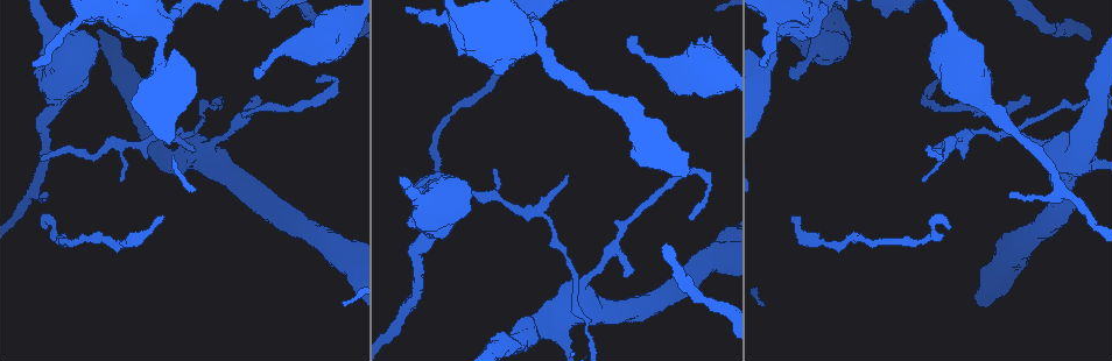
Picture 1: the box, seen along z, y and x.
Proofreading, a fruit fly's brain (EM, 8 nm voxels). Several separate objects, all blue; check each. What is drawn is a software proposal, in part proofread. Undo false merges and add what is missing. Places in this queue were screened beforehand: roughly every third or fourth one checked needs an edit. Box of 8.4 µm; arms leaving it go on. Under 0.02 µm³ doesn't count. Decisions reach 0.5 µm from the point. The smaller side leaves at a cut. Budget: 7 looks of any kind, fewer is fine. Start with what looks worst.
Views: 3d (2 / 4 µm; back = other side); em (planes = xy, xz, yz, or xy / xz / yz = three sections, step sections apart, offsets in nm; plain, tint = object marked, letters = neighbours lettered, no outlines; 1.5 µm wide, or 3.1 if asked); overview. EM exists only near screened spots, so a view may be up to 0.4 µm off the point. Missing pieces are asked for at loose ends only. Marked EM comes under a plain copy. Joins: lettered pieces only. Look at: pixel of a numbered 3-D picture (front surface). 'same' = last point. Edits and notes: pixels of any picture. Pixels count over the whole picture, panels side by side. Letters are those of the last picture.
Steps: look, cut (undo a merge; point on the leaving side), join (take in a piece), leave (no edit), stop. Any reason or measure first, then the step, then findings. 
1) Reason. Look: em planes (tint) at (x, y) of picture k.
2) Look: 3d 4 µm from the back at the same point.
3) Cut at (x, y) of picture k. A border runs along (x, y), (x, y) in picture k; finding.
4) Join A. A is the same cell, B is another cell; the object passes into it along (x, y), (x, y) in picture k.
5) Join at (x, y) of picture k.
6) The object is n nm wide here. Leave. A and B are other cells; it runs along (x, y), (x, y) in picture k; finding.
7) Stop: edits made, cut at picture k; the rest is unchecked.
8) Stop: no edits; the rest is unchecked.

Free end. Look: em yz step 8 (tint) at (626, 38) of picture 1.

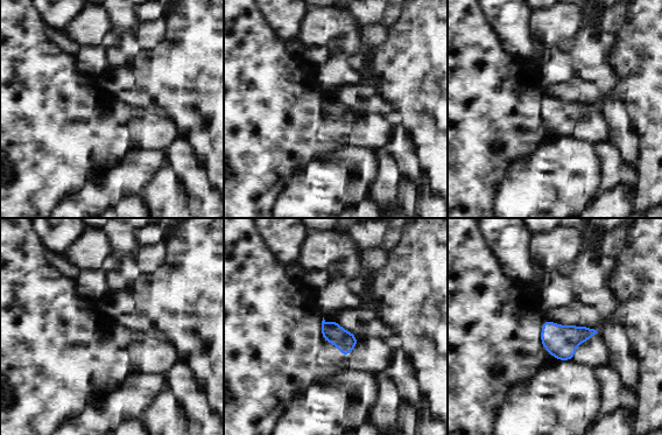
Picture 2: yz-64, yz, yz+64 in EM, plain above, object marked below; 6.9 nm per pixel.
Another direction. Look: em xz step 4 (letters) at the same point.

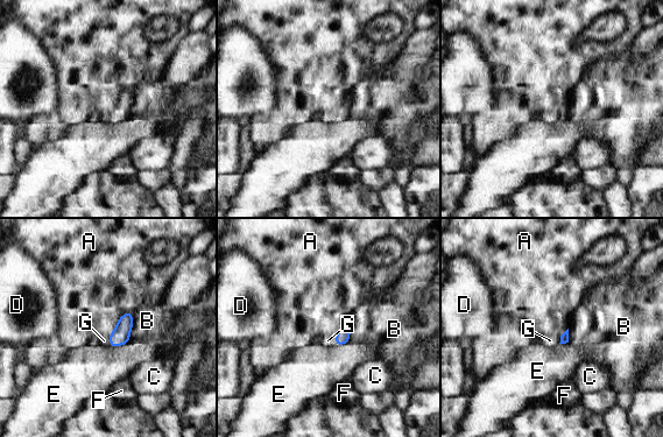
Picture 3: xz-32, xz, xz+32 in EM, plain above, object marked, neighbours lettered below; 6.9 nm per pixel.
The longest contact is with A, 240 nm. Join G. G is the same cell, A, B, C, D, E and F are other cells; the object passes into it along (120, 336), (110, 340), (104, 340) in picture 3; it goes on there.

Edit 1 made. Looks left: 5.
Look: overview.

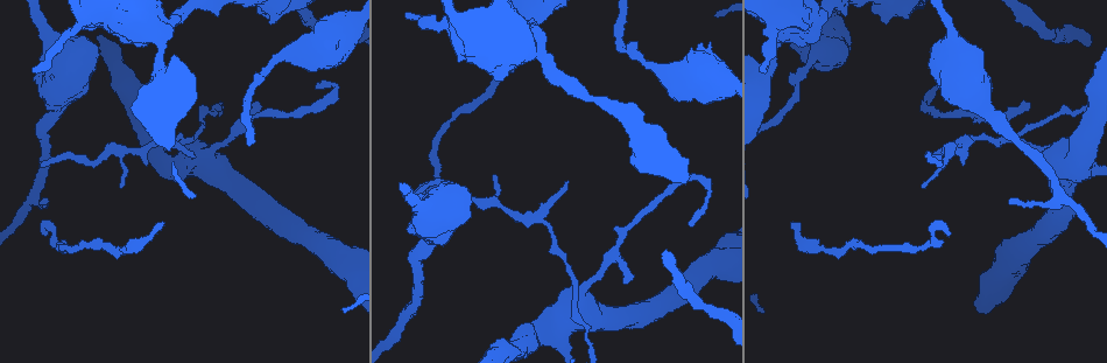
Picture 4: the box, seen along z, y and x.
Branch stops here. Look: em xz step 4 (letters) at (949, 234) of picture 4.

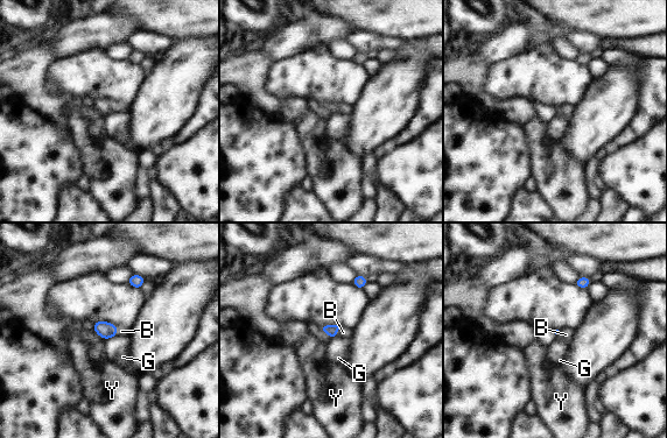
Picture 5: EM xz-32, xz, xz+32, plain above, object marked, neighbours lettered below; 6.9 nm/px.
Another direction. Look: em planes (letters) at the same point.

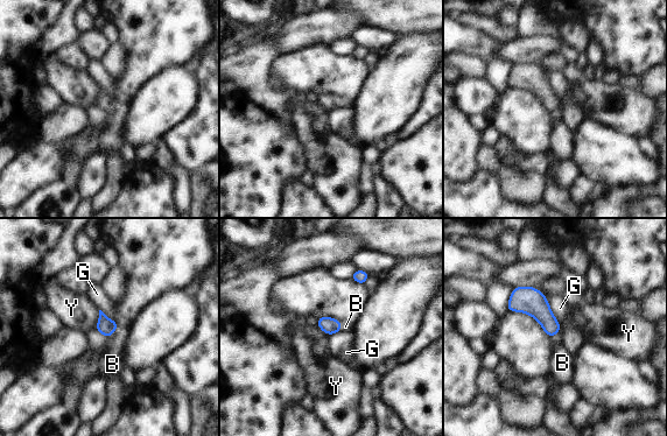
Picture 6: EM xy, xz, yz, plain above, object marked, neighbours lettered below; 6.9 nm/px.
The object is 120 nm wide here. Join B. B is the same cell, G and Y are other cells; the object passes into it along (105, 325), (114, 331), (112, 364) in picture 6; the cell continues.

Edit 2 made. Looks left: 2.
Stop: edits made, join at picture 3, join at picture 6; the rest is unchecked.

